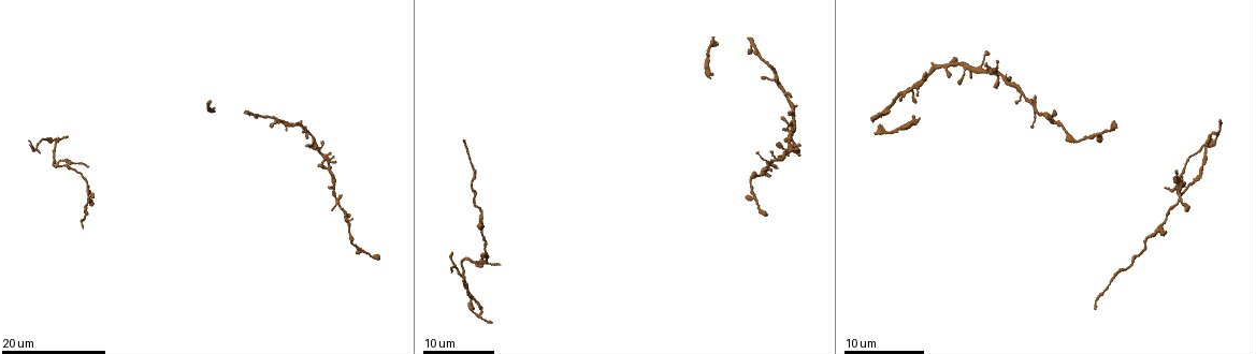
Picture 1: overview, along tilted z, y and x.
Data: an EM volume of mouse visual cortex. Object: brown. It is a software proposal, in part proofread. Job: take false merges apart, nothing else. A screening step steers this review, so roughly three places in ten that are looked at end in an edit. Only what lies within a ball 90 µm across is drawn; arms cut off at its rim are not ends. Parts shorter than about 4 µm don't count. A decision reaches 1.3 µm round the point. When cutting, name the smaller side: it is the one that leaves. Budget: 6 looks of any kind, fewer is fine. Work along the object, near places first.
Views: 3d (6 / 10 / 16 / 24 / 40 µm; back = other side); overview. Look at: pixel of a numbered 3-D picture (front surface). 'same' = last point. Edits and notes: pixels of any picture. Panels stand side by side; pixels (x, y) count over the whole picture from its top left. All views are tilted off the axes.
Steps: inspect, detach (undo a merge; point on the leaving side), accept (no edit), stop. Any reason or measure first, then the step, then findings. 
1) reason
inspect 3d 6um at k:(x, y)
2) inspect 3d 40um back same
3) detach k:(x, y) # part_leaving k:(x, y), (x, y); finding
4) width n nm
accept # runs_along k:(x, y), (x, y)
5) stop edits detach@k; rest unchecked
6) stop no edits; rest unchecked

calibre changes
inspect 3d 24um at 1:(89, 194)

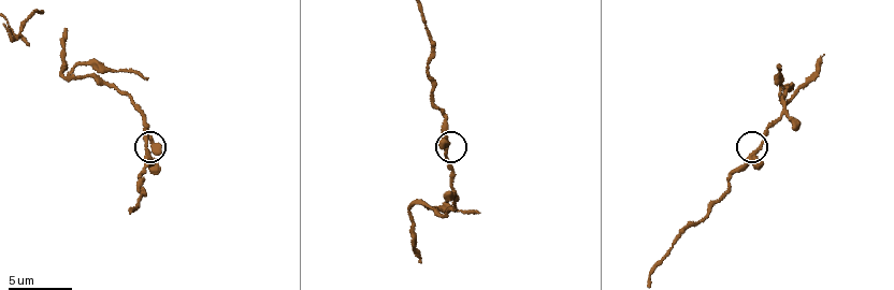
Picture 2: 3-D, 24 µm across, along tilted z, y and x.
inspect 3d 6um at 2:(148, 152)

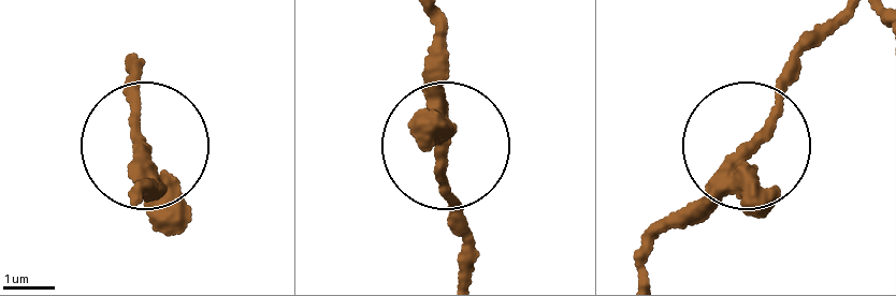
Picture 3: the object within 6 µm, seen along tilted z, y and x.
accept # one neuron here

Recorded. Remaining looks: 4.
three arms meet
inspect 3d 24um at 1:(1218, 132)

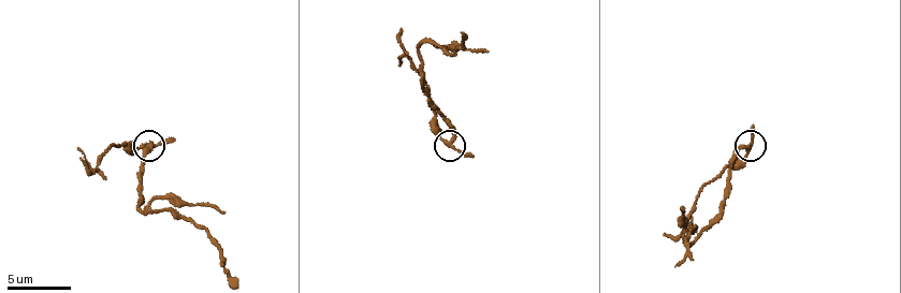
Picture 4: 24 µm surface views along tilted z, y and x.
inspect 3d 6um at 4:(748, 149)

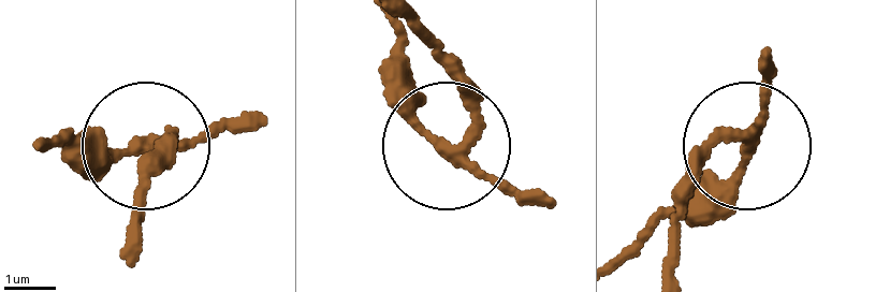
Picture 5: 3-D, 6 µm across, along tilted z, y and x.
arms 3
detach 5:(231, 131) # part_leaving 5:(748, 147), (727, 183), (623, 254); a second neuron is stuck on

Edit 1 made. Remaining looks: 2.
stop edits detach@5; rest unchecked

